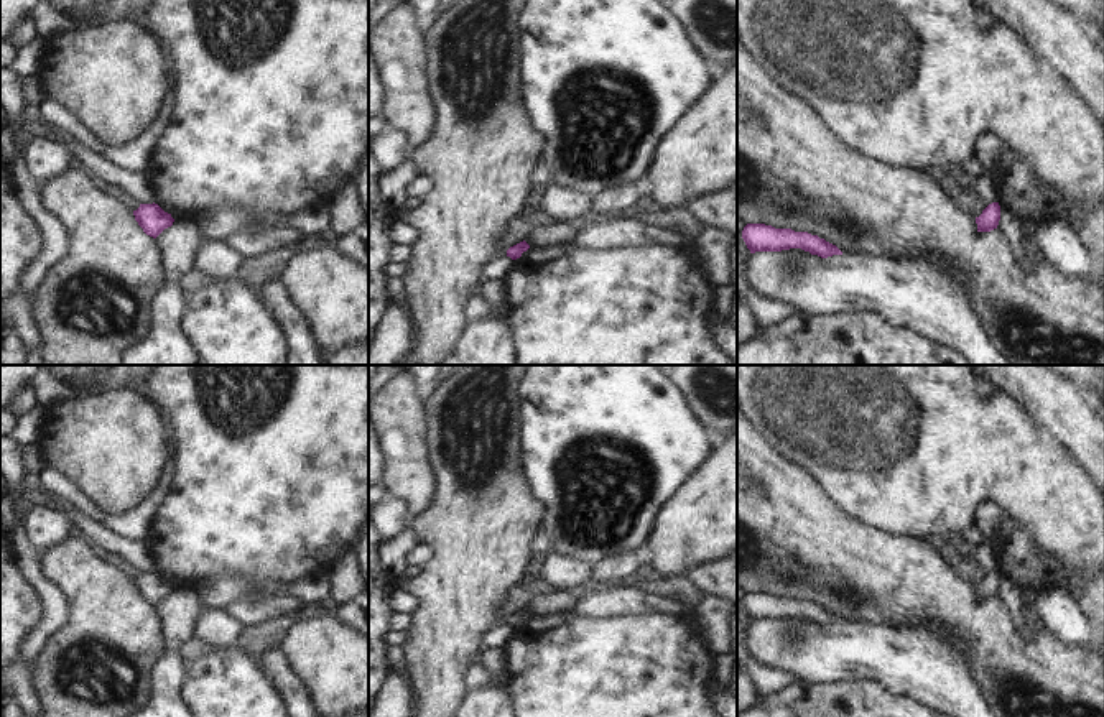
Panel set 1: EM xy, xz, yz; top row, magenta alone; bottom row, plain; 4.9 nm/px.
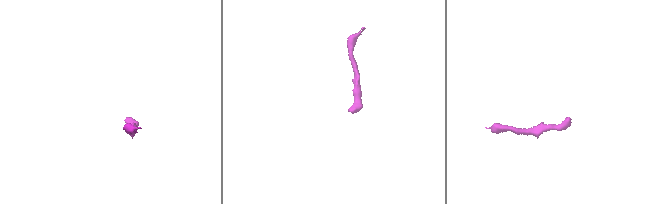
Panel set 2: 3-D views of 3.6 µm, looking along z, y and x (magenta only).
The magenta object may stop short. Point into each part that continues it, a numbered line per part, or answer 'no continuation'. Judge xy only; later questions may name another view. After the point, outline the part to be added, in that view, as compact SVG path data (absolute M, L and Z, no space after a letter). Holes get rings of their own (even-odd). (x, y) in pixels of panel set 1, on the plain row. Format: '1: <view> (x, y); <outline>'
no continuation

